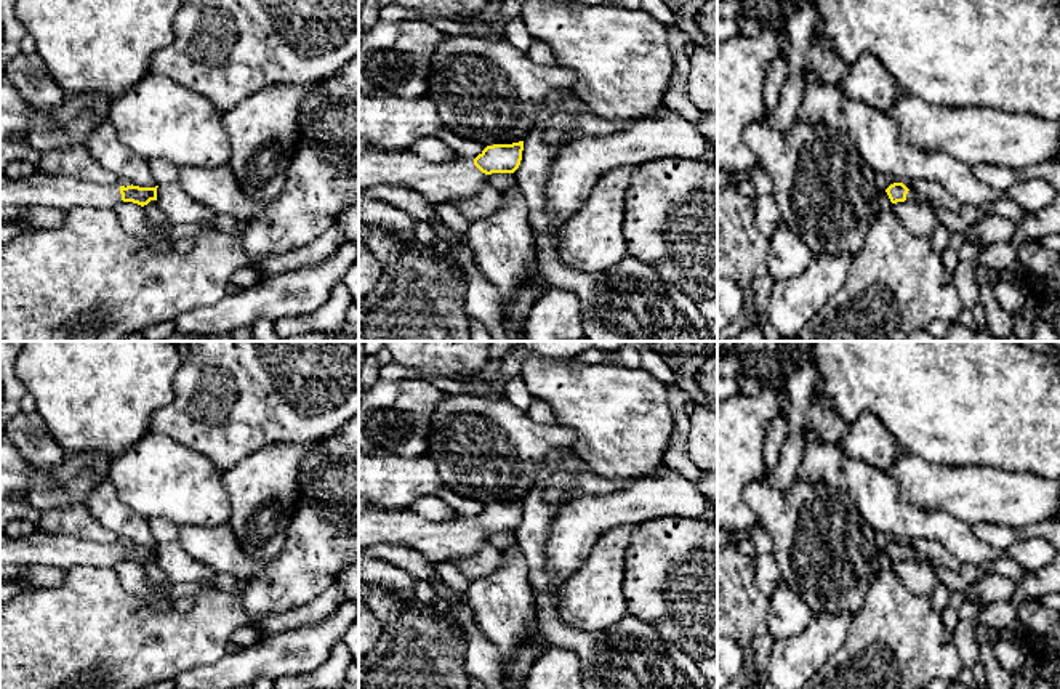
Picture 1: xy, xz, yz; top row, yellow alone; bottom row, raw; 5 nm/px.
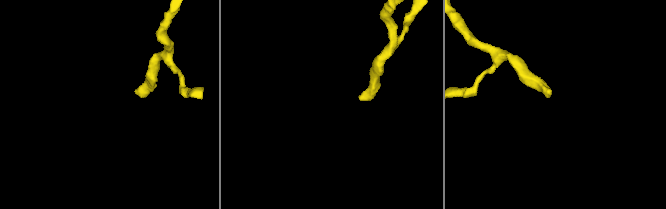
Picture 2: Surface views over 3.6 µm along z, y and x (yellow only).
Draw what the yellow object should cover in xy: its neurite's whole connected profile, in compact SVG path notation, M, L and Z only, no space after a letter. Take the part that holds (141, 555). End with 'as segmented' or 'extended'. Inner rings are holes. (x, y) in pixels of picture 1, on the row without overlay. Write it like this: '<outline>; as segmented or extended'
M35 530L26 537L0 534L0 564L42 564L61 569L75 566L115 567L120 561L141 566L157 559L157 546L85 542L69 535Z; extended

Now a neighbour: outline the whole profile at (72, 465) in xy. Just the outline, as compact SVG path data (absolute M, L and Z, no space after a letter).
M82 452L64 457L64 460L53 468L42 471L48 473L58 484L64 486L86 469L93 469L101 479L106 477L109 465L114 457L98 452Z

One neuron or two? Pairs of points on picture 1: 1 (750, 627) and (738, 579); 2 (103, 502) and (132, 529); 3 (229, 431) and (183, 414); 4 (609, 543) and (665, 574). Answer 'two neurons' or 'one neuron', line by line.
1: one neuron
2: one neuron
3: one neuron
4: two neurons

